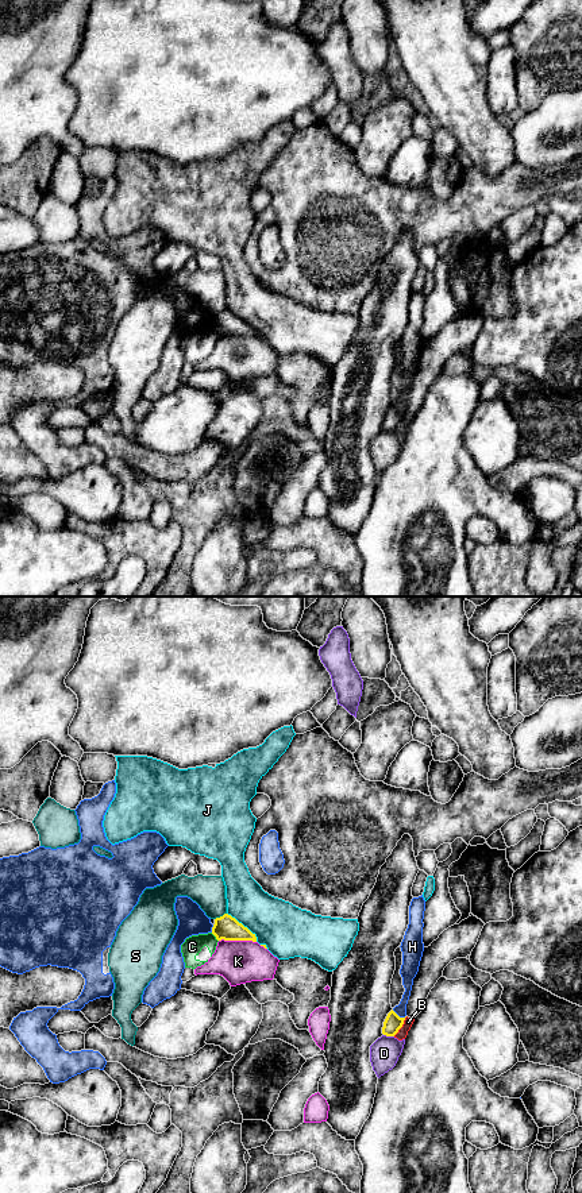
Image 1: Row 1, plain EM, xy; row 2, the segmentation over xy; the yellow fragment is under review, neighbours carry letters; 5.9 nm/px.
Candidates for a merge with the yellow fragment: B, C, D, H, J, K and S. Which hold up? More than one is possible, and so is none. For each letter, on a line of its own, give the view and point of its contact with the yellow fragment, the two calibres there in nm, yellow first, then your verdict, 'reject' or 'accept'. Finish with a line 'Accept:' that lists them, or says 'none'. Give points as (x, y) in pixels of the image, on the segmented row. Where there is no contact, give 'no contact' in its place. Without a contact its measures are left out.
B: meets yellow in xy at (401, 1026); 100 nm thick on the yellow side, 60 nm on the other; reject
C: meets yellow in xy at (215, 935); 150 nm thick on the yellow side, 110 nm on the other; reject
D: meets yellow in xy at (389, 1035); 100 nm thick on the yellow side, 180 nm on the other; reject
H: meets yellow in xy at (397, 1015); 100 nm thick on the yellow side, 80 nm on the other; reject
J: meets yellow in xy at (242, 925); 150 nm thick on the yellow side, 300 nm on the other; reject
K: meets yellow in xy at (238, 939); 150 nm thick on the yellow side, 260 nm on the other; reject
S: meets yellow in xy at (220, 917); 150 nm thick on the yellow side, 190 nm on the other; reject
Accept: none

